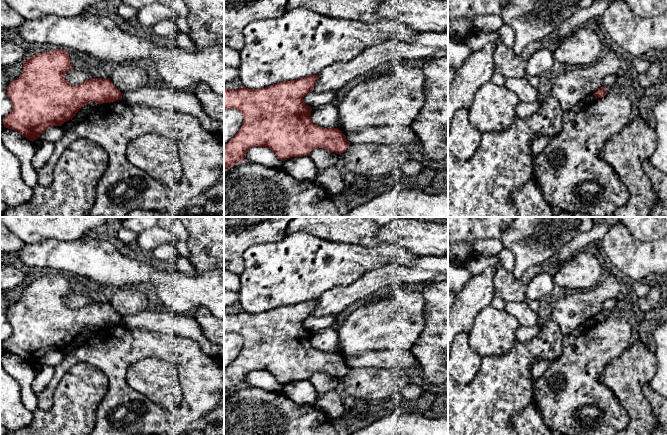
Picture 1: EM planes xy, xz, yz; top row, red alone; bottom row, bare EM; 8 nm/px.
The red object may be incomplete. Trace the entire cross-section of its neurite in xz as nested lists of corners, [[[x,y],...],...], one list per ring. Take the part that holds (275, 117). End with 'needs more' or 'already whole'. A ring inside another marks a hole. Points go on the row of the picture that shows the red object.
[[[318,75],[298,80],[283,81],[262,89],[227,89],[224,84],[224,111],[236,109],[243,115],[243,124],[236,135],[224,145],[224,169],[243,162],[246,152],[252,147],[270,149],[279,160],[303,157],[314,148],[324,148],[336,154],[344,153],[350,143],[338,128],[324,128],[311,120],[312,108],[303,102],[303,97],[313,91]]]; already whole

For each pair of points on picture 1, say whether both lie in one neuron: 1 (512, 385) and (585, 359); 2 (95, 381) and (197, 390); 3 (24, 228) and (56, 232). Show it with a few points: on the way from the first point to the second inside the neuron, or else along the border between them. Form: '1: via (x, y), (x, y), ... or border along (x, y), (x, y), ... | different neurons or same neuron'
1: border along (533, 384), (534, 401) | different neurons
2: border along (92, 365), (108, 381), (99, 404) | different neurons
3: via (32, 228), (48, 228) | same neuron

